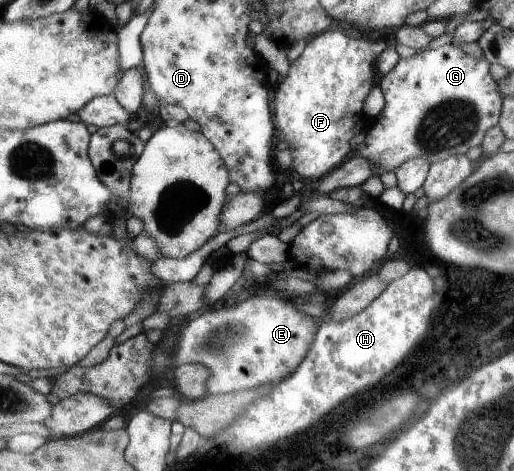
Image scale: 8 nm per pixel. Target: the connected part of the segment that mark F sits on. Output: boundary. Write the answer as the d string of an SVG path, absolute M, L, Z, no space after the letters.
M336 26L332 31L320 32L306 40L301 55L289 63L289 71L283 81L277 85L273 97L273 121L277 133L277 141L287 143L291 157L291 166L300 178L319 179L324 173L339 167L339 163L347 157L351 147L347 145L354 134L355 123L359 123L361 105L377 85L376 59L389 45L387 38L370 41L364 34L353 38L342 33L342 27Z

